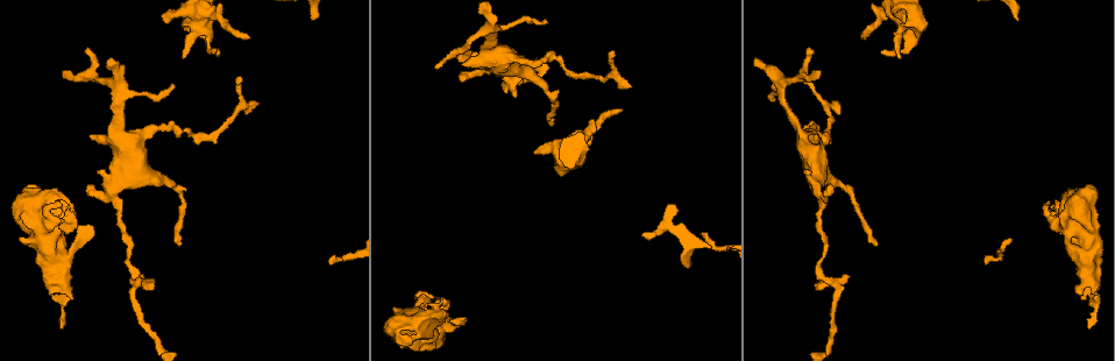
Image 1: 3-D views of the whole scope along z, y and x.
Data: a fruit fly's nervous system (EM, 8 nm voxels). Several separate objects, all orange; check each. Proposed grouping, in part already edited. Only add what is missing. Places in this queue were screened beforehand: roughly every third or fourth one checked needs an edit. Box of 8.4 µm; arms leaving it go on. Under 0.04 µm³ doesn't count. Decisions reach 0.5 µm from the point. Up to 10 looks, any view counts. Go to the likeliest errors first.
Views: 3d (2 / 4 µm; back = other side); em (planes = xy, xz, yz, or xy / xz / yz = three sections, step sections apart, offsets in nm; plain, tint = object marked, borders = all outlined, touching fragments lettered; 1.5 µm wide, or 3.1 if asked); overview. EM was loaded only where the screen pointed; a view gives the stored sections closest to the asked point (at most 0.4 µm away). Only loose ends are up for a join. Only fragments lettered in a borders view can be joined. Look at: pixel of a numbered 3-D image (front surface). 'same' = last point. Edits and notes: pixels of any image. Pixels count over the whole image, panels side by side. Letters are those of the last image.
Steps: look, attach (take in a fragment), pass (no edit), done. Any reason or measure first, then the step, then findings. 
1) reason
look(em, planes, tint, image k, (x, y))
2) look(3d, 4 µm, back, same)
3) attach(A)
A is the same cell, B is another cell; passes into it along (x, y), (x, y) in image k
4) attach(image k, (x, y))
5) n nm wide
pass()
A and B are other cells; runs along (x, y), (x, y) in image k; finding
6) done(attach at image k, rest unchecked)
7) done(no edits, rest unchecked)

an open end
look(em, planes, tint, image 1, (906, 18))

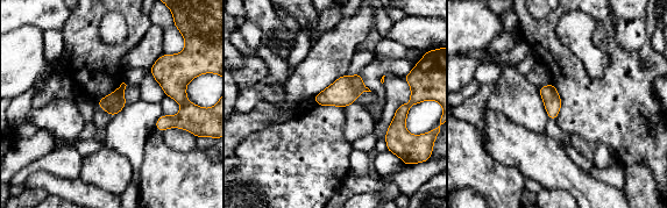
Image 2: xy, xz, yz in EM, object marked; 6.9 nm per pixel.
look(em, planes, borders, same)

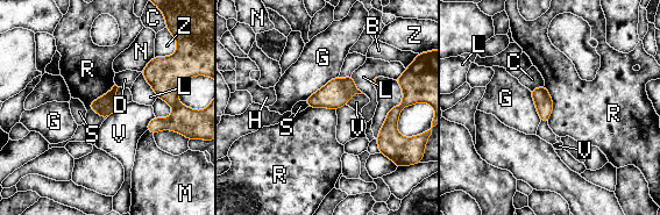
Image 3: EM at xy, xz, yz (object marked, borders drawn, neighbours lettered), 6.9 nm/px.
pass()
B, C, D, G, H, L, M, N, R, S, V and Z are other cells; none of them fits

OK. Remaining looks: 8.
free end
look(em, planes, borders, image 1, (1080, 291))

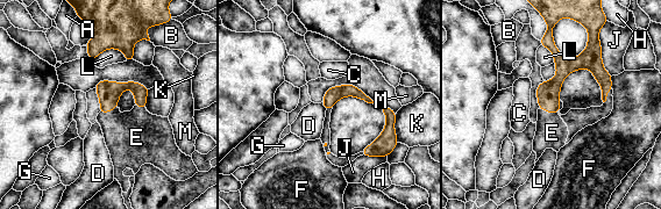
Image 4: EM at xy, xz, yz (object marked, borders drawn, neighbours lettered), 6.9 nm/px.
attach(E)
E is the same cell, A, B, C, D, F, G, H, J, K, L and M are other cells; it goes on there

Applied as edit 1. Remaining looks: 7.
redraw
look(overview)

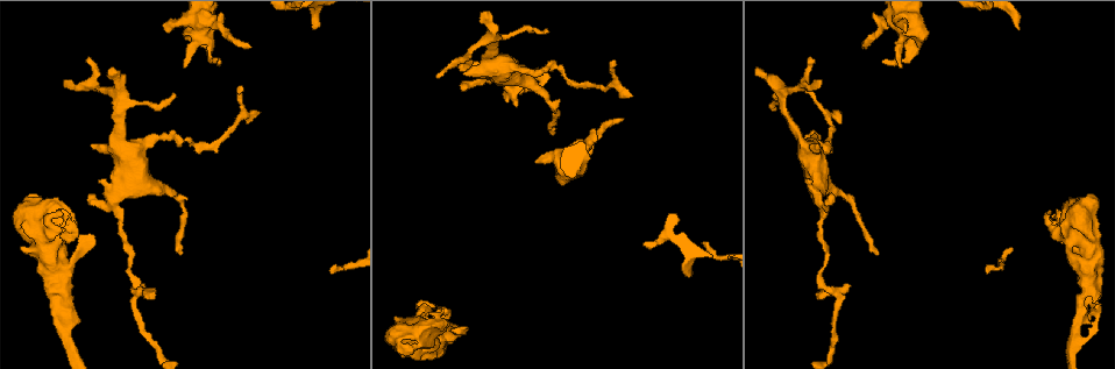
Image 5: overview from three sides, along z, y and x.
branch stops here
look(3d, 2 µm, image 5, (1087, 193))

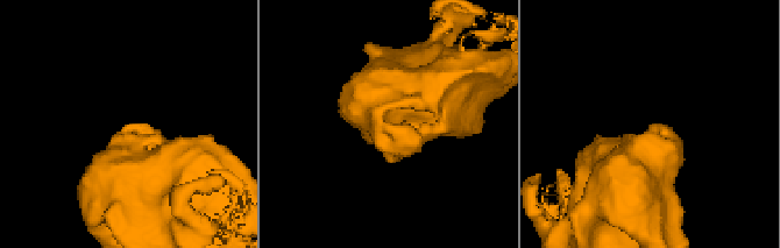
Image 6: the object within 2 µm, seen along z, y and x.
now the EM
look(em, planes, plain, image 6, (655, 127))

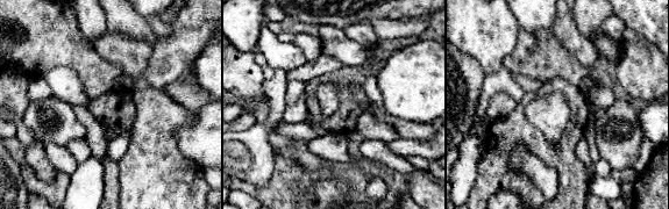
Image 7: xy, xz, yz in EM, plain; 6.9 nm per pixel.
look(em, planes, borders, same)

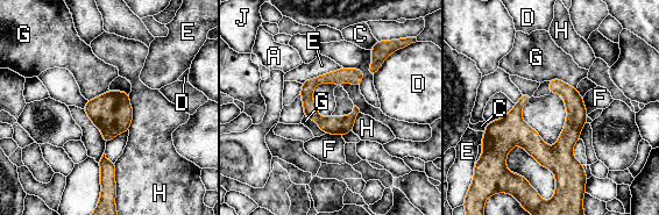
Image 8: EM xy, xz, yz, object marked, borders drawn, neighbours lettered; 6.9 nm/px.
E touches over 320 nm
pass()
A, C, D, E, F, G, H and J are other cells; runs along (557, 81), (573, 128), (548, 155) in image 8; none of them fits

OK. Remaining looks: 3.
tapers out
look(em, planes, borders, image 5, (174, 95))

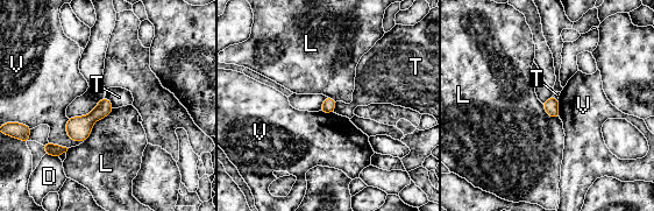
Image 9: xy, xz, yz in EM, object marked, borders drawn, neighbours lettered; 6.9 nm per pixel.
100 nm wide
pass()
D, L, T and V are other cells; border along (114, 108), (93, 124), (84, 141) in image 9; none of them fits

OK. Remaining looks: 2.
done(attach at image 4, rest unchecked)

